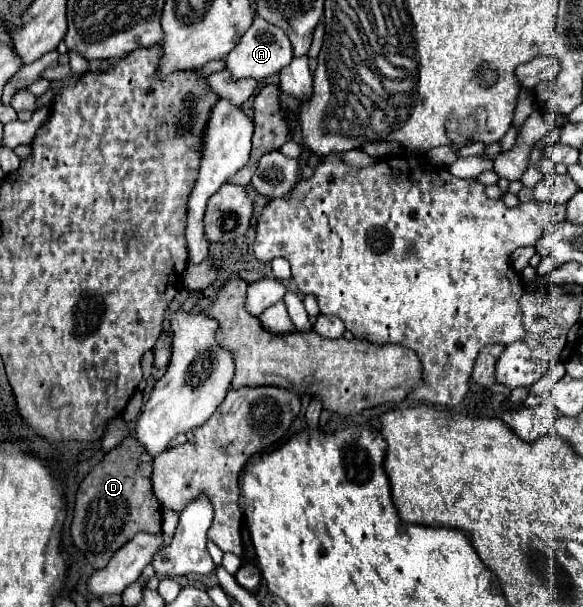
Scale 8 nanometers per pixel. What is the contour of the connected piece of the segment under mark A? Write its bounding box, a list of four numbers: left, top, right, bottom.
[227,17,293,79]

